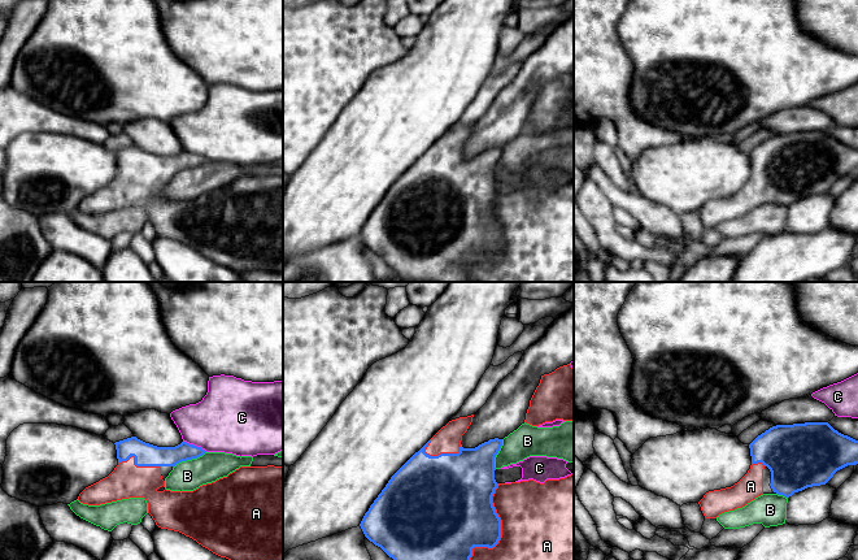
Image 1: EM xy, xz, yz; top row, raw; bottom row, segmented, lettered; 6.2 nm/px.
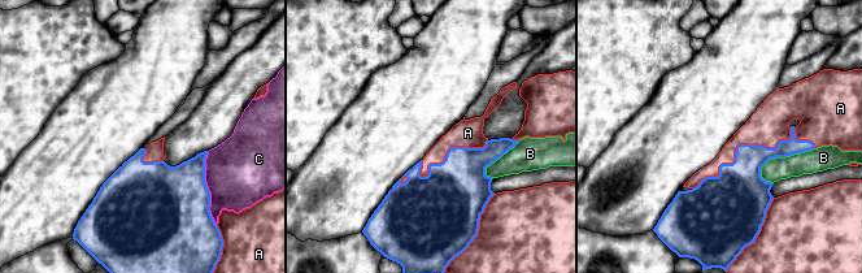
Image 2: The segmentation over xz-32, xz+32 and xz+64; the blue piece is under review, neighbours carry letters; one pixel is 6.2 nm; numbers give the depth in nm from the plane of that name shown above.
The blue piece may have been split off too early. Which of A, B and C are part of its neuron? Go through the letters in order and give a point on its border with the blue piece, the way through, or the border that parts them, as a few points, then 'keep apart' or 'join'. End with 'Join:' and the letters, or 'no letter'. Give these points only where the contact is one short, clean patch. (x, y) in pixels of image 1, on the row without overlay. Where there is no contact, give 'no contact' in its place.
A: xz (500, 246) | join
B: xy (188, 168) | keep apart
C: xy (195, 155) | keep apart
Join: A

